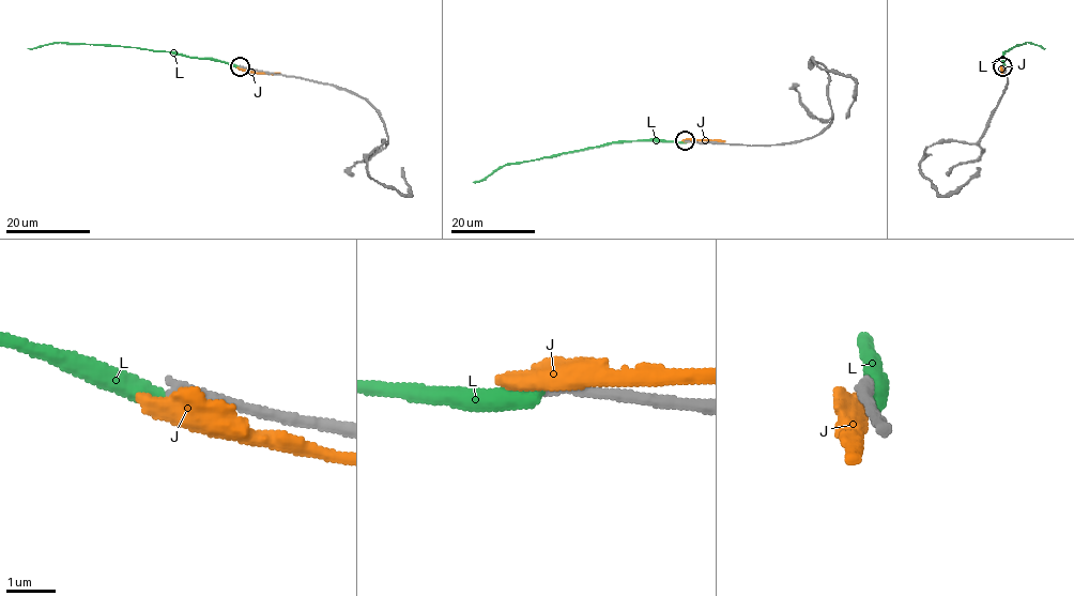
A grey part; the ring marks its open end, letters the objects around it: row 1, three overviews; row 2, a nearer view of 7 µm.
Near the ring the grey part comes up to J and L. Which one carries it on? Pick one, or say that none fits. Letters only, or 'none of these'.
none of these

